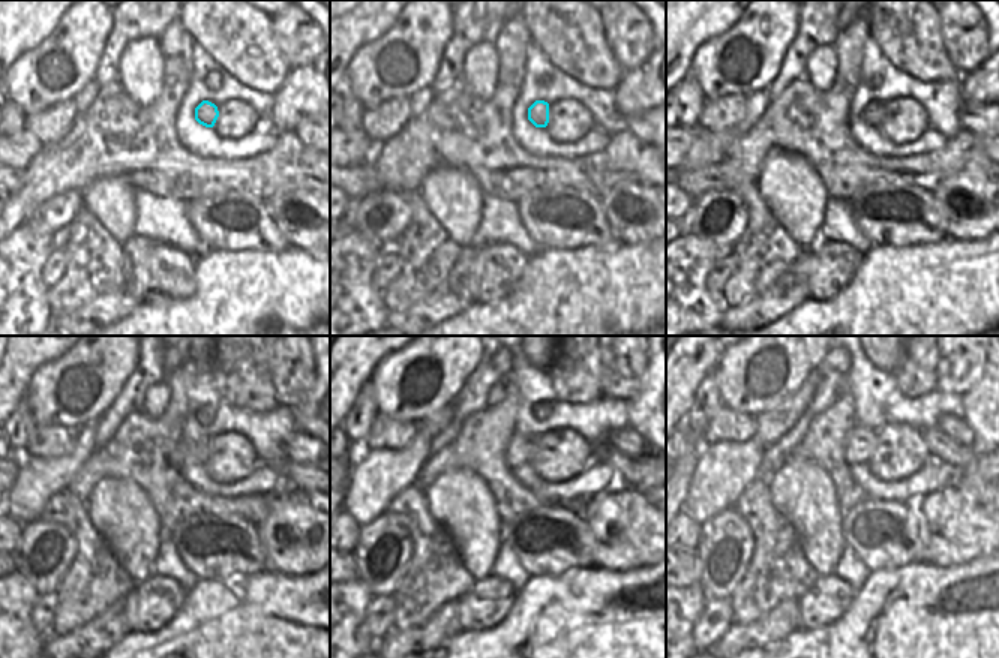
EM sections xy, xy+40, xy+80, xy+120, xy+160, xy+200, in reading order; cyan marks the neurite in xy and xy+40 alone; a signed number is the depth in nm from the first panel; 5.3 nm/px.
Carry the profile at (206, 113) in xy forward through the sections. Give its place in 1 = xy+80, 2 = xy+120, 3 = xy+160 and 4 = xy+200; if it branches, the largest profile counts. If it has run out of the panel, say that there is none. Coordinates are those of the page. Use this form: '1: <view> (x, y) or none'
1: xy+80 (873, 114)
2: xy+120 (200, 450)
3: xy+160 (522, 445)
4: xy+200 (860, 442)

